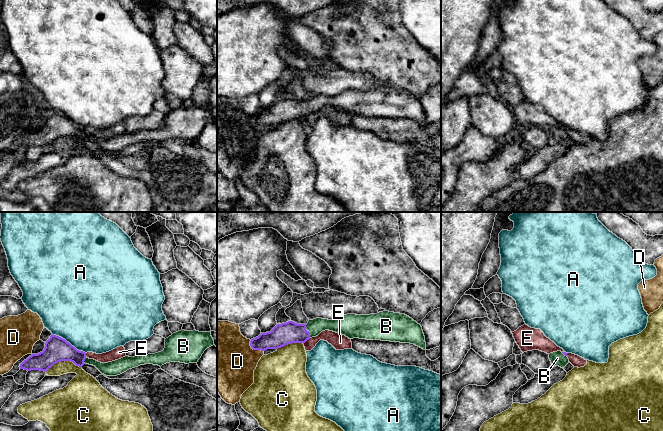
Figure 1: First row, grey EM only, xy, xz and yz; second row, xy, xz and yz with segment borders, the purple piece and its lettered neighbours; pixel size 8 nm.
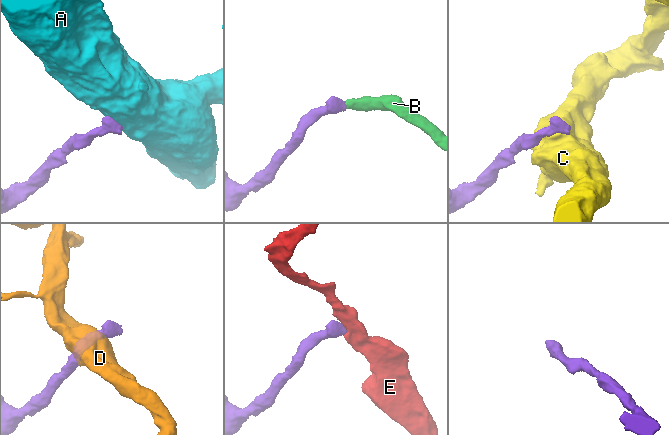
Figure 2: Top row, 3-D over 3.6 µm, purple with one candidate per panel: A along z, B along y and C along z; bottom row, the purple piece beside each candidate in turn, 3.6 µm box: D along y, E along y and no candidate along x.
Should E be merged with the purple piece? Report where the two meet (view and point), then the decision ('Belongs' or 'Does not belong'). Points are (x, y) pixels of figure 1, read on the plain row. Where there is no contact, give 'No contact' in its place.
Touches purple at xz (306, 116). Does not belong

